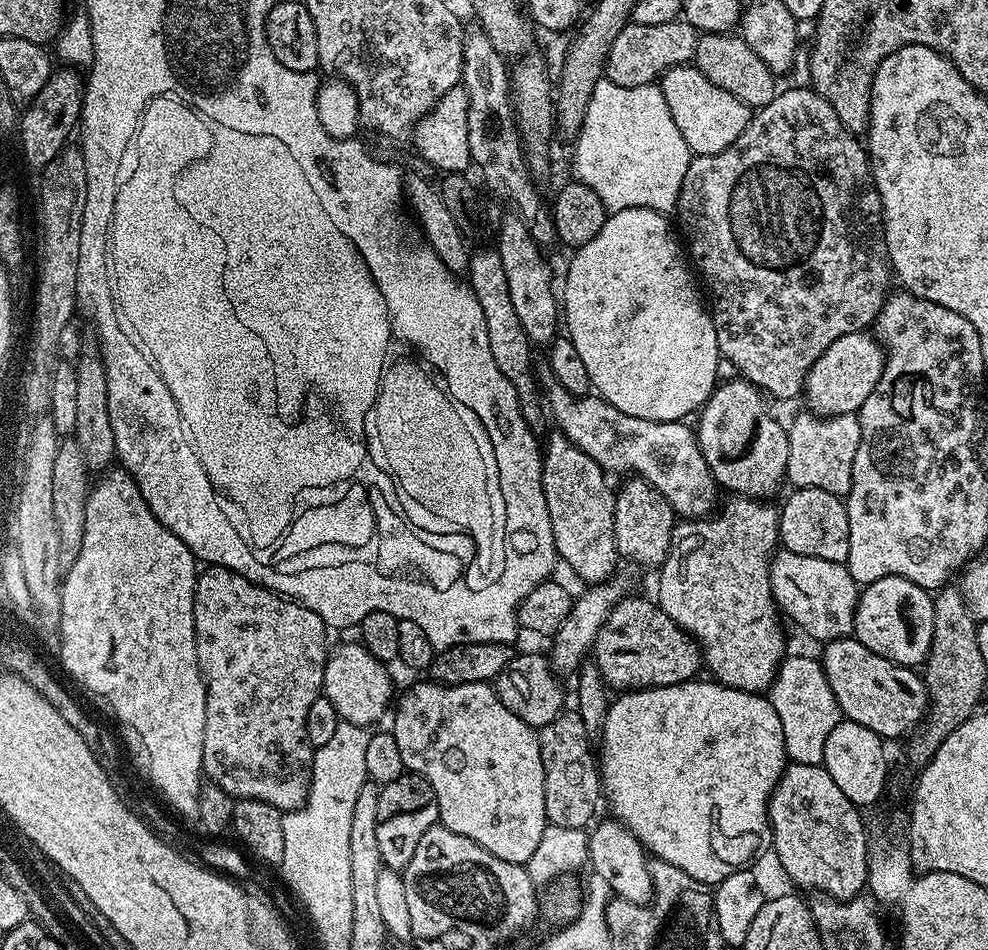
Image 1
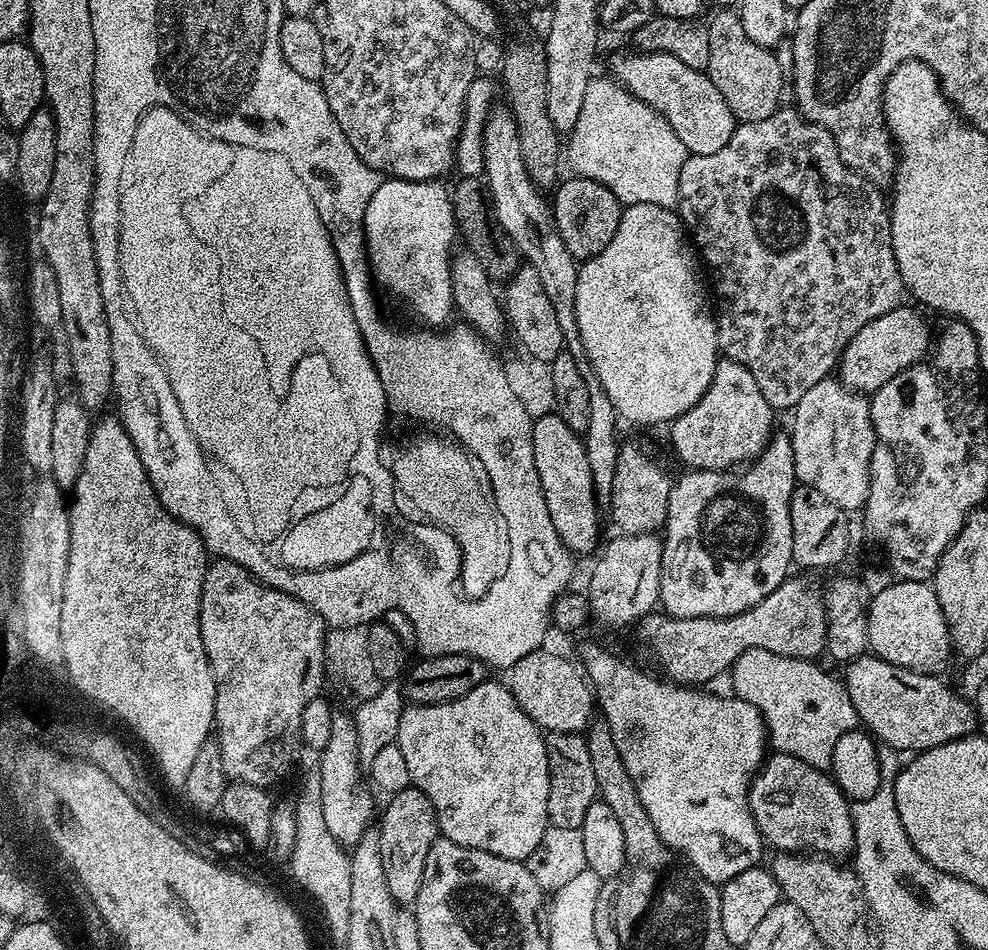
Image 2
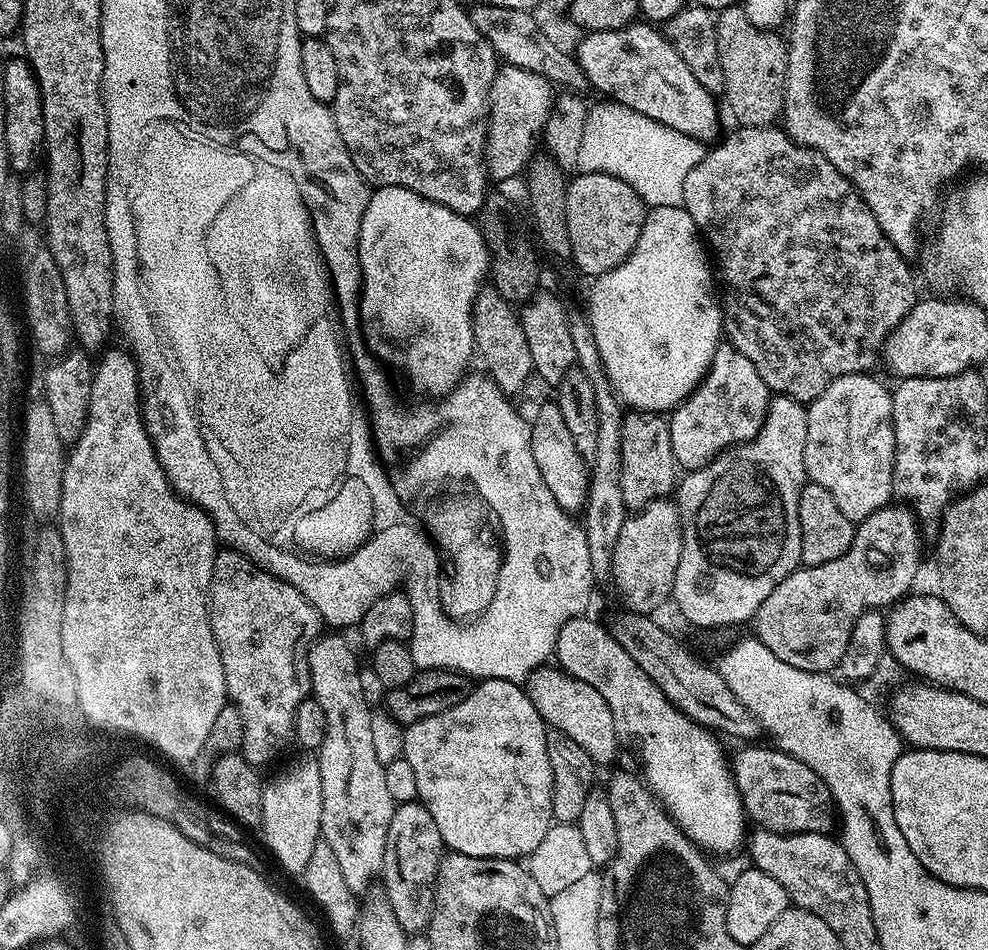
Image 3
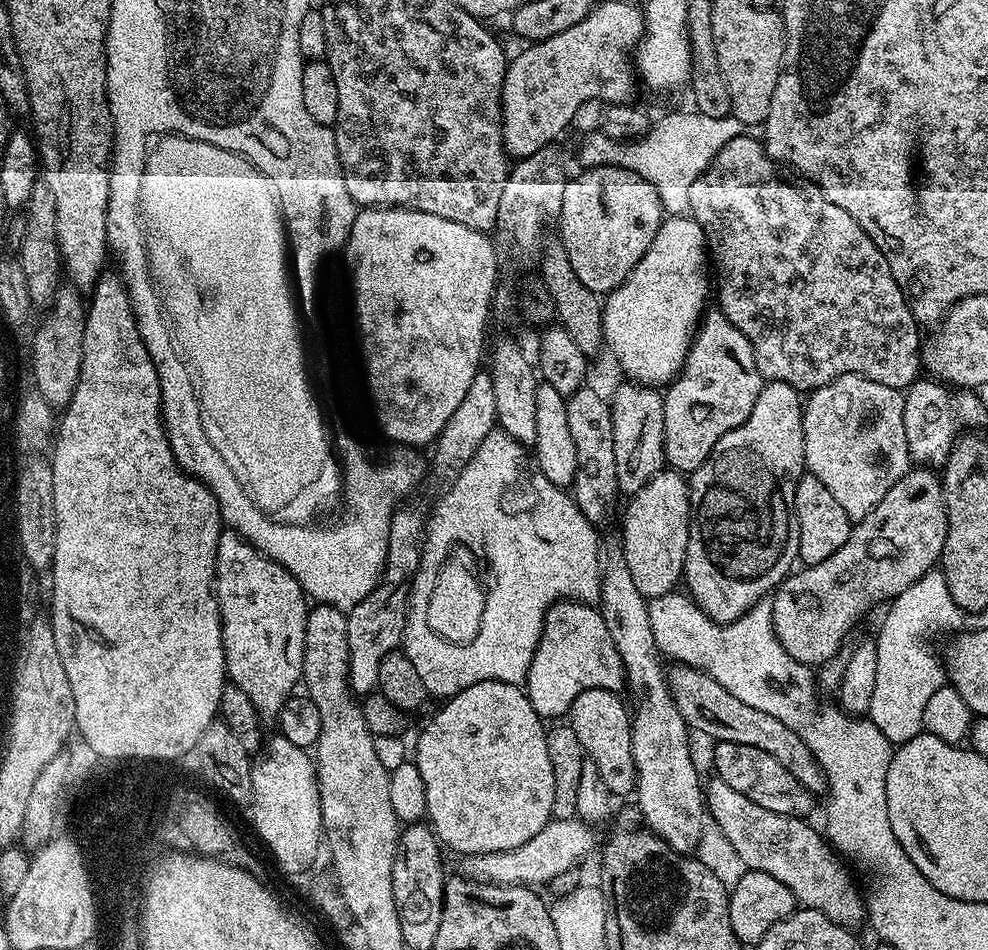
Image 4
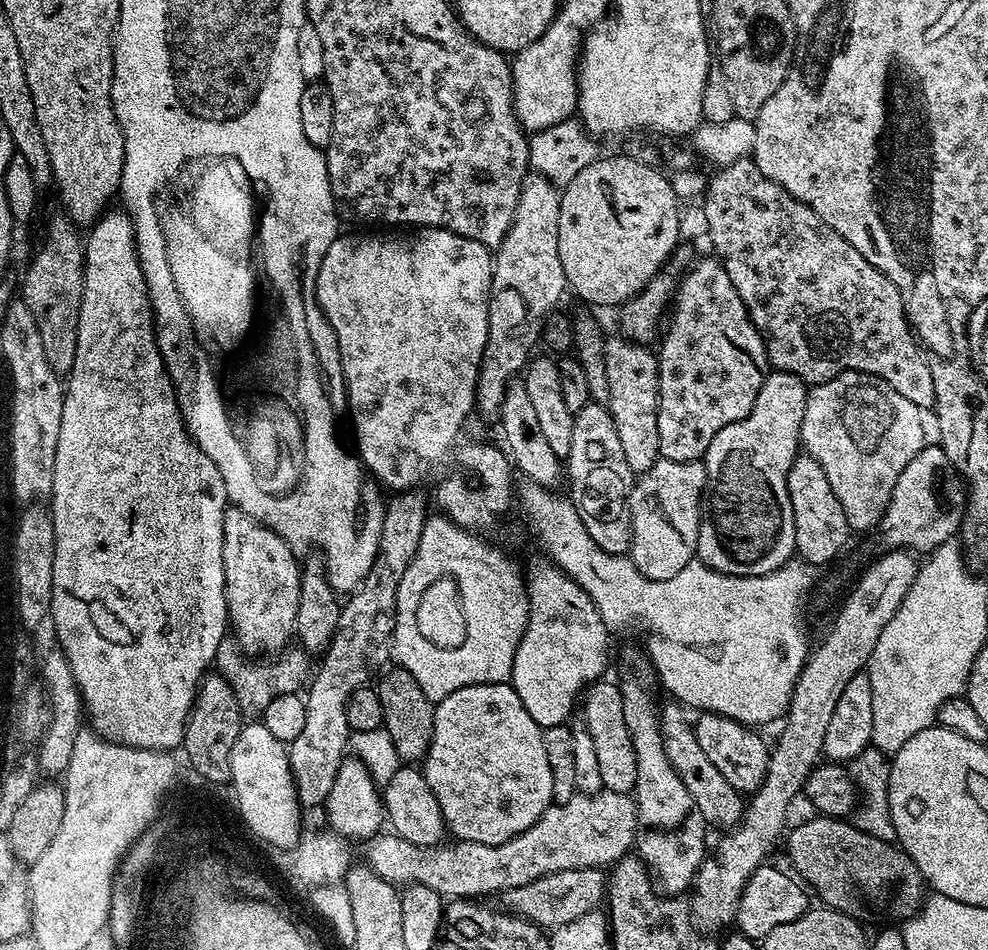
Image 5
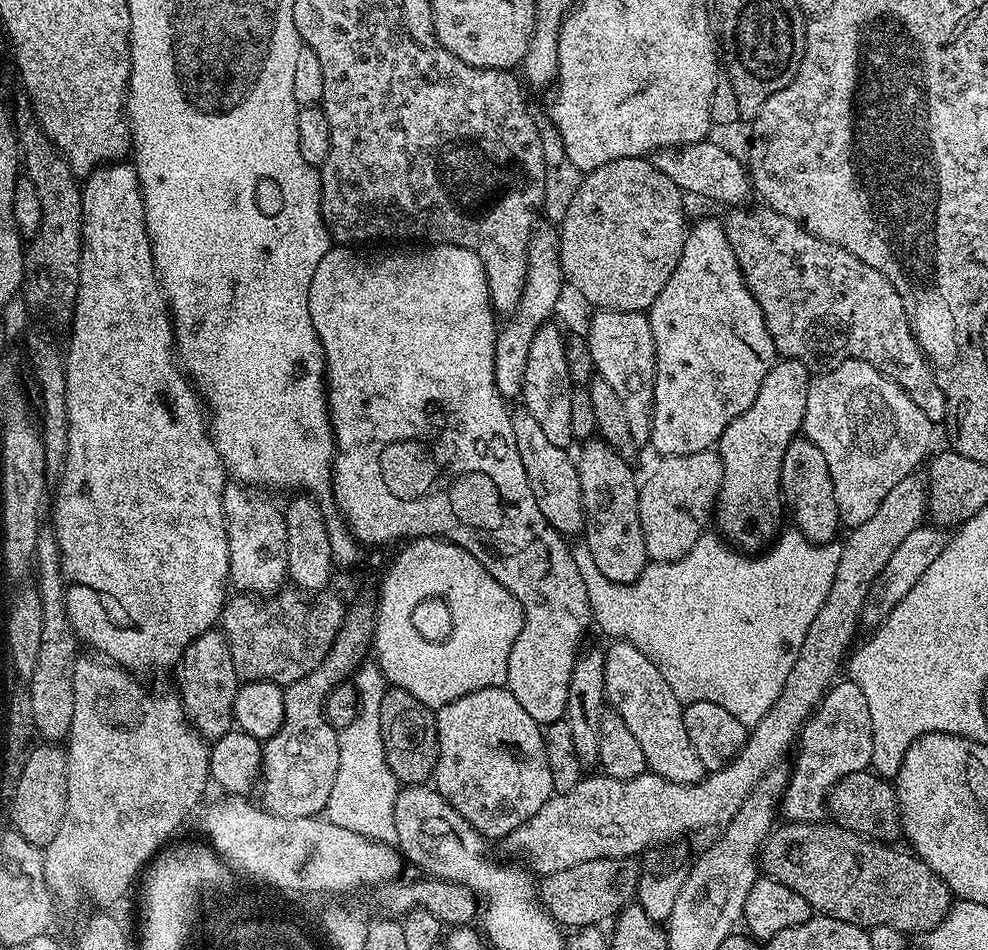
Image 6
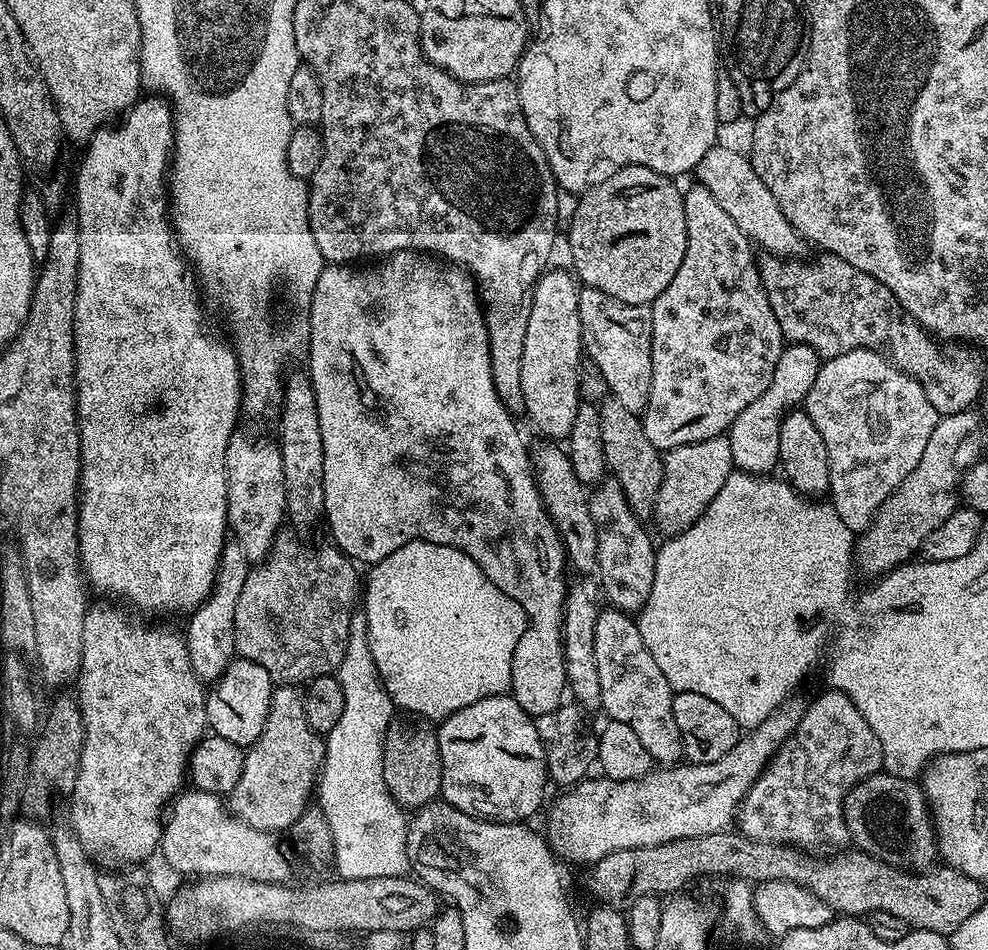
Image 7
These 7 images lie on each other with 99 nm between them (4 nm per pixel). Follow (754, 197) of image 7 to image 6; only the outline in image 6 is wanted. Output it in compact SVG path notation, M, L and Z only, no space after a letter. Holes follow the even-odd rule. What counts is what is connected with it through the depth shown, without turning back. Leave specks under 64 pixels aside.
M715 139L700 140L697 144L685 144L678 148L661 148L658 152L651 153L650 161L658 170L662 170L662 174L666 174L666 178L670 178L670 182L674 182L674 186L678 186L681 192L696 196L705 196L708 200L717 200L720 204L732 204L728 206L740 206L745 203L744 200L753 191L750 173L746 167L745 161L740 160L736 156L731 156L726 149L720 144L715 144Z

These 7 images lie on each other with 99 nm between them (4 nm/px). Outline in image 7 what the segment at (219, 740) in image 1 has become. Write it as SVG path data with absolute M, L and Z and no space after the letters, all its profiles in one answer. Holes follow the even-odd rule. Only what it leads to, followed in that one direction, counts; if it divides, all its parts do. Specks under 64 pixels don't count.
M233 432L226 446L226 482L228 483L228 527L231 535L244 548L249 561L259 562L272 551L276 535L286 524L286 486L282 478L282 454L279 443L267 440L256 432Z

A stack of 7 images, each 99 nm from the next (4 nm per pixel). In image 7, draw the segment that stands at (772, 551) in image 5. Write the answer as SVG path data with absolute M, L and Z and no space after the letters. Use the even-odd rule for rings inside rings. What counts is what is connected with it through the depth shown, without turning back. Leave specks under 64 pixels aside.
M788 344L778 358L778 366L774 366L774 378L770 378L770 386L738 418L734 418L732 427L726 435L732 451L732 463L739 471L768 474L779 465L778 430L784 417L797 406L803 405L810 394L810 386L814 386L814 378L818 378L818 370L822 363L821 356L810 346Z

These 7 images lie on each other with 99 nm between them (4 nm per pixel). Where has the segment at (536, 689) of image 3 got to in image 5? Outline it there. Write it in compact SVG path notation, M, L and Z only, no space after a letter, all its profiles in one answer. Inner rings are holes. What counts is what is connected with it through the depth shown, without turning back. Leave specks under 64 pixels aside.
M601 678L587 689L582 700L584 713L582 719L598 754L598 767L602 773L602 782L610 792L635 793L638 782L638 758L634 758L634 742L626 726L626 714L622 706L622 694L619 683L612 684L607 678Z

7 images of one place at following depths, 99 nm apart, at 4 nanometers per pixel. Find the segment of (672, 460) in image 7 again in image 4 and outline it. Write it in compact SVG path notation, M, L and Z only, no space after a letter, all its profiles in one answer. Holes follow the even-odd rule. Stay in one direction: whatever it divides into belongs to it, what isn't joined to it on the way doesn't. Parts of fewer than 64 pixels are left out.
M665 470L650 478L642 490L631 493L629 500L632 501L624 512L624 557L634 586L638 586L646 598L665 596L681 583L688 545L688 519L692 517L688 486L689 481L681 473Z

